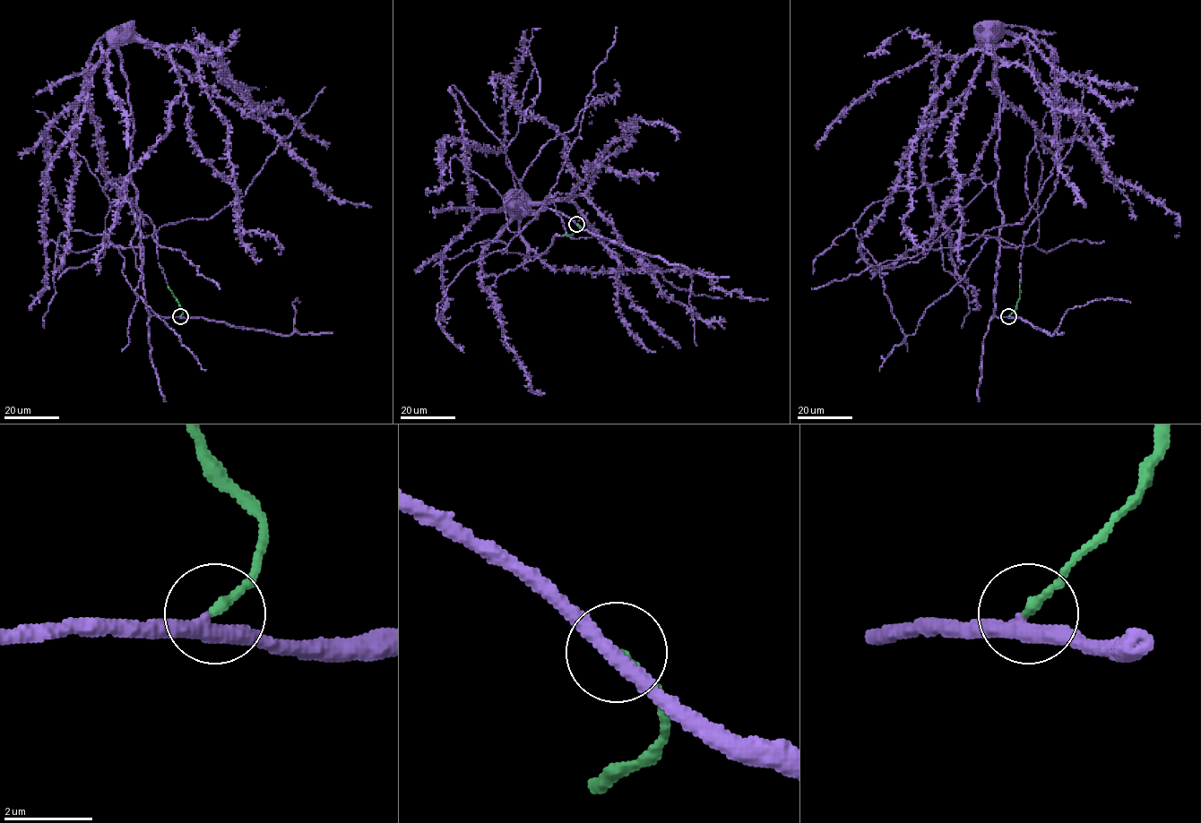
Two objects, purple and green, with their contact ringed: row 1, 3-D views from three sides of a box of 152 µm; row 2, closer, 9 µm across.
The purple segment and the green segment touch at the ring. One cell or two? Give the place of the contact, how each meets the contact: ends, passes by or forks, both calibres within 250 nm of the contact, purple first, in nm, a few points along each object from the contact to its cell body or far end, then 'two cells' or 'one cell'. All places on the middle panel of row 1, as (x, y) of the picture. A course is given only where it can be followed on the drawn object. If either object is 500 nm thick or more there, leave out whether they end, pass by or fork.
place (576, 224); purple passes by; green ends; calibres 320 and 220 nm; course purple (576, 224), (547, 209), (537, 218), (533, 211), (525, 216), (510, 204), (512, 198); course green (577, 224), (580, 228), (577, 231), (565, 235); one cell

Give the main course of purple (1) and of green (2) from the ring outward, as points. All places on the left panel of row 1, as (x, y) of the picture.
1: (179, 316), (153, 316), (145, 301), (140, 211), (130, 170), (133, 121), (121, 54), (113, 39), (115, 32)
2: (180, 316), (183, 310), (168, 286)

